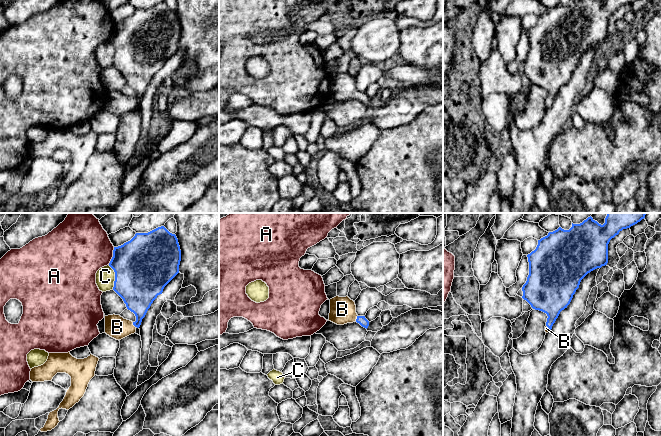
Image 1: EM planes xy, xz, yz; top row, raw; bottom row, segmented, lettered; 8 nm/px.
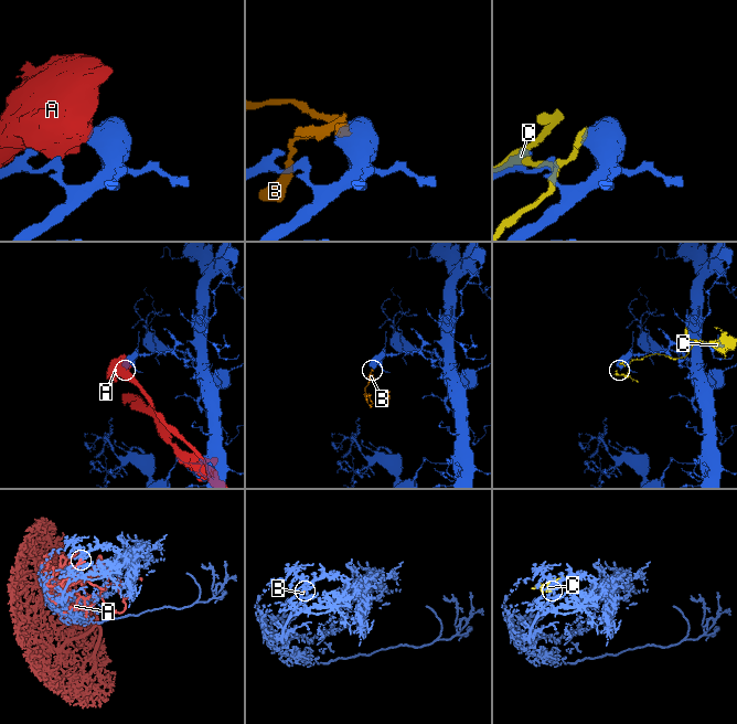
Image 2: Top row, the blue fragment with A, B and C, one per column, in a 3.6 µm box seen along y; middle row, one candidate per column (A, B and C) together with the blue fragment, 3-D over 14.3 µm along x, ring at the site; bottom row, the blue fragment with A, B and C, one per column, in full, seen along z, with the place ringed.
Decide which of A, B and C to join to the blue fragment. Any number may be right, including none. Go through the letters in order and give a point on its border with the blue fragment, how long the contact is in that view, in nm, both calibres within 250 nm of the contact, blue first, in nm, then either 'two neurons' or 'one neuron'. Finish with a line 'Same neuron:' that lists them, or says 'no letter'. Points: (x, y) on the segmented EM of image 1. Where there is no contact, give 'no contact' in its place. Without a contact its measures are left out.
A: meets blue in xy at (113, 256); contact 150 nm long; 460 nm thick on the blue side, 420 nm on the other; two neurons
B: meets blue in xy at (133, 324); contact 50 nm long; 260 nm thick on the blue side, 180 nm on the other; one neuron
C: meets blue in xy at (115, 277); contact 200 nm long; 480 nm thick on the blue side, 160 nm on the other; two neurons
Same neuron: B

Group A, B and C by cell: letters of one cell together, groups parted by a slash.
A / B / C

